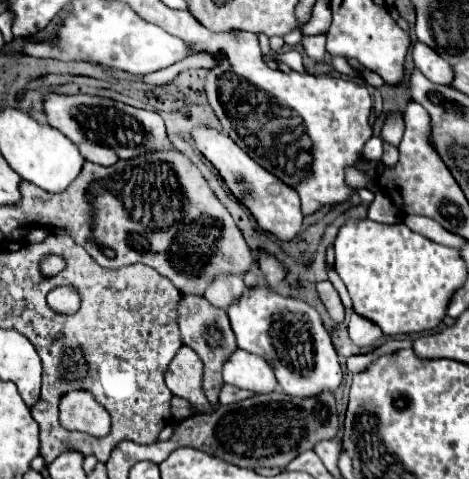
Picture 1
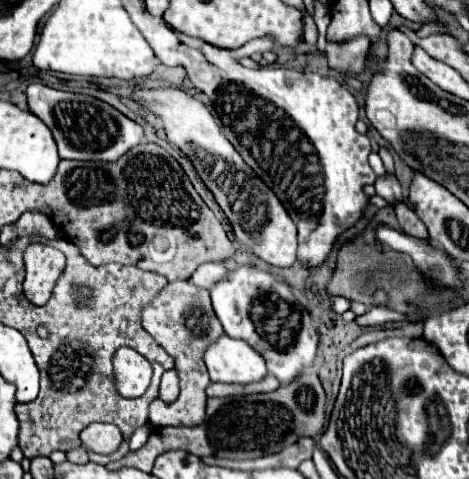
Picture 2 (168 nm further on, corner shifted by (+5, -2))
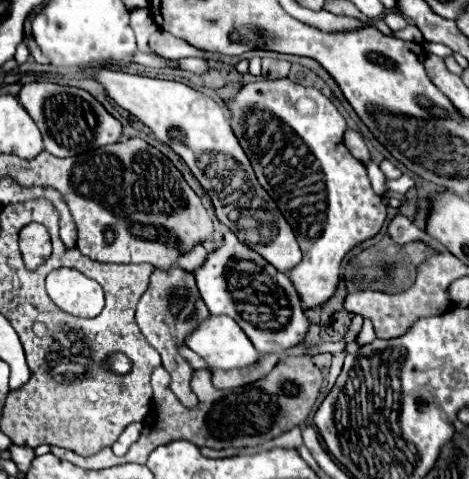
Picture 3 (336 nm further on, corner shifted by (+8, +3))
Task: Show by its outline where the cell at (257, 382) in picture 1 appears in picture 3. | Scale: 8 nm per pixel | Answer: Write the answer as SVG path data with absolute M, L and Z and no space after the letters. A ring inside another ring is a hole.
M210 315L196 327L196 331L192 331L186 337L184 343L192 351L196 351L208 363L208 367L216 367L216 369L242 369L242 367L254 365L260 357L260 353L254 349L254 345L240 329L240 325L228 315Z

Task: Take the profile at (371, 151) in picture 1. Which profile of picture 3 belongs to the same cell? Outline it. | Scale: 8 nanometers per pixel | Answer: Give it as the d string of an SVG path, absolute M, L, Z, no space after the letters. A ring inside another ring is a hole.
M402 175L402 177L396 179L396 181L388 181L388 187L390 187L390 191L404 195L410 187L414 187L414 179L412 179L410 175Z

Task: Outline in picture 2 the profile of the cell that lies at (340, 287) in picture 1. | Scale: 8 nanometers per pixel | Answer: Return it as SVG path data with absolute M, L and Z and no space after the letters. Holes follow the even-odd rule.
M373 307L364 315L357 316L355 322L360 326L381 326L387 322L408 323L407 315L388 308Z

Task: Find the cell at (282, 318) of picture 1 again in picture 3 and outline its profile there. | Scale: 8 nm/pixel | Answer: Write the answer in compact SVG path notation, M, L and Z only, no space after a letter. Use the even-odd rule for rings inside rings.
M222 225L222 245L208 253L204 265L194 269L198 291L212 315L228 315L238 321L252 345L260 353L278 353L298 345L308 333L308 319L300 307L300 297L286 273L280 273L256 251L248 249Z

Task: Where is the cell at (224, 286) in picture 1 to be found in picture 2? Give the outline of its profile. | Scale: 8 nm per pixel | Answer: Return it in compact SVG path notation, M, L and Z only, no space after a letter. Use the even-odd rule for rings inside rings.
M207 262L195 270L191 280L195 286L211 290L211 286L215 286L215 282L219 282L219 278L223 278L223 274L227 274L227 268L221 262Z

